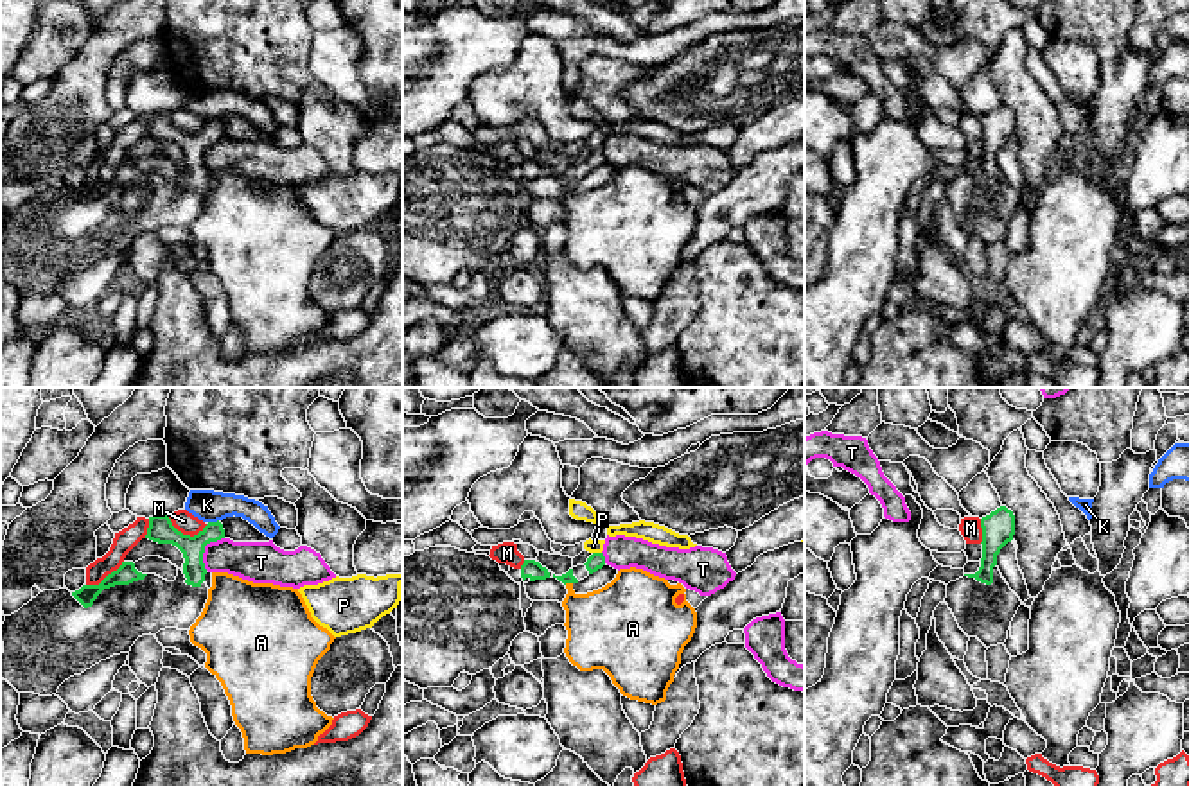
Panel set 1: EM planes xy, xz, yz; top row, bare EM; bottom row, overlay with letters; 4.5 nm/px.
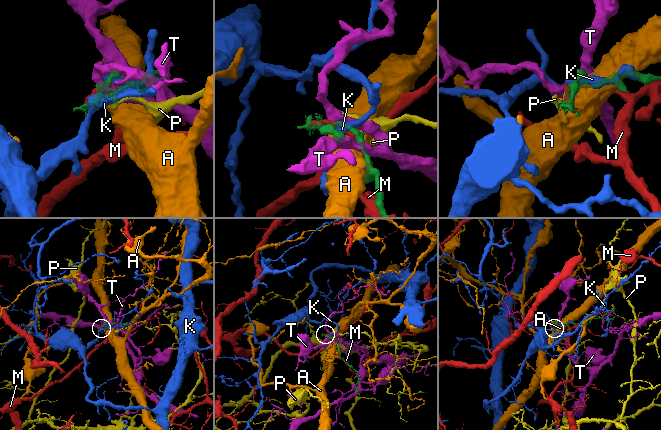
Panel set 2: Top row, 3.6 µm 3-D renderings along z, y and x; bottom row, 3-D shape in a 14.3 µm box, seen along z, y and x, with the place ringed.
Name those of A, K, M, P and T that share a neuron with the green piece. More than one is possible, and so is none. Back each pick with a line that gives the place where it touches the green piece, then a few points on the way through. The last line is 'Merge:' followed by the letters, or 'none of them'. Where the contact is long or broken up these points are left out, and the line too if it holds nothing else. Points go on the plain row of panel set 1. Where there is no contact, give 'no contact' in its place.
Merge: none of them

